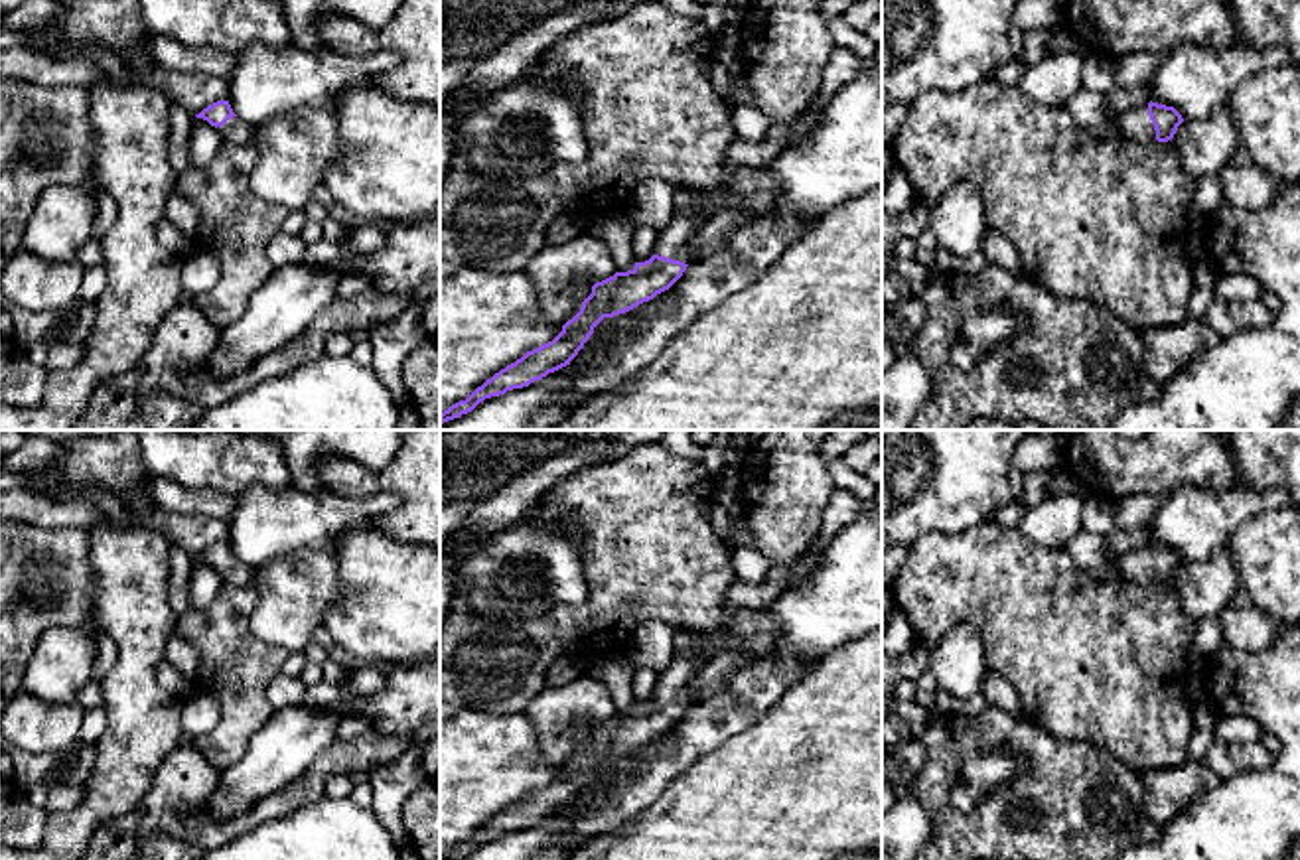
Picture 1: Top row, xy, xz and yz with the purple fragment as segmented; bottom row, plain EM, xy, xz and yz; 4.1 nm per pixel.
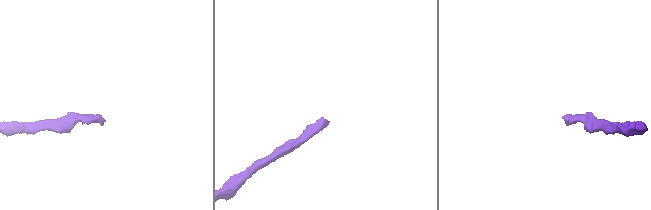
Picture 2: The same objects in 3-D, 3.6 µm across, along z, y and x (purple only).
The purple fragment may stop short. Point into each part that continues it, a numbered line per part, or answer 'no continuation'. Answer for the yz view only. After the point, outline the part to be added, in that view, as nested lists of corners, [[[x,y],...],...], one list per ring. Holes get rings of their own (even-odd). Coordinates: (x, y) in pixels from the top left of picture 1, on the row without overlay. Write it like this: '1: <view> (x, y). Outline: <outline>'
1: yz (1135, 567). Outline: [[[1148,546],[1132,548],[1119,556],[1119,580],[1150,586],[1156,582],[1156,572],[1148,556]]]

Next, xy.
1: xy (235, 573). Outline: [[[239,558],[229,560],[223,568],[217,568],[217,572],[229,586],[251,586],[254,580],[254,570]]]

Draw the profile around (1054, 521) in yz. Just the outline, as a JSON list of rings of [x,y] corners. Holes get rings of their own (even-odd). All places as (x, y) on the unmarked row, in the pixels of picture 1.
[[[1077,493],[1049,495],[1036,507],[1026,509],[1018,529],[1032,540],[1063,548],[1081,529],[1085,499]]]

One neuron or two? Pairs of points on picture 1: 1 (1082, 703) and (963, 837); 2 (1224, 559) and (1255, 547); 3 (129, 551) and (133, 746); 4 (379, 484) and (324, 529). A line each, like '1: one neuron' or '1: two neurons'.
1: two neurons
2: two neurons
3: one neuron
4: two neurons

